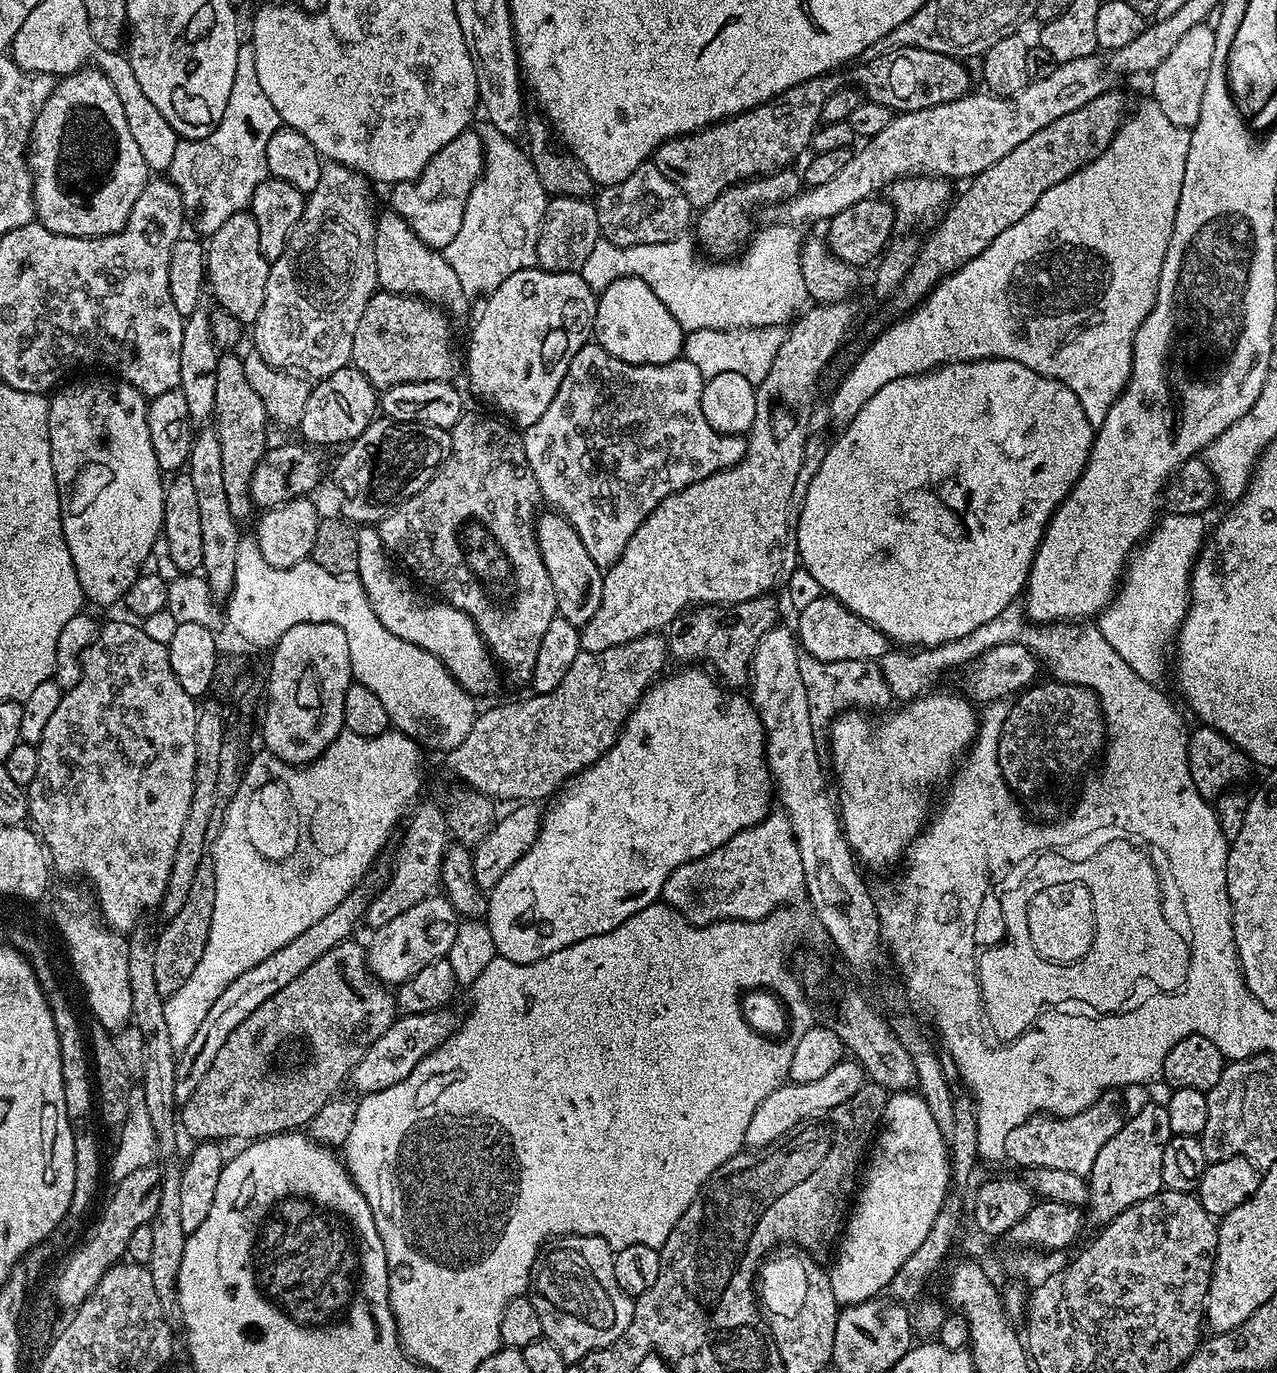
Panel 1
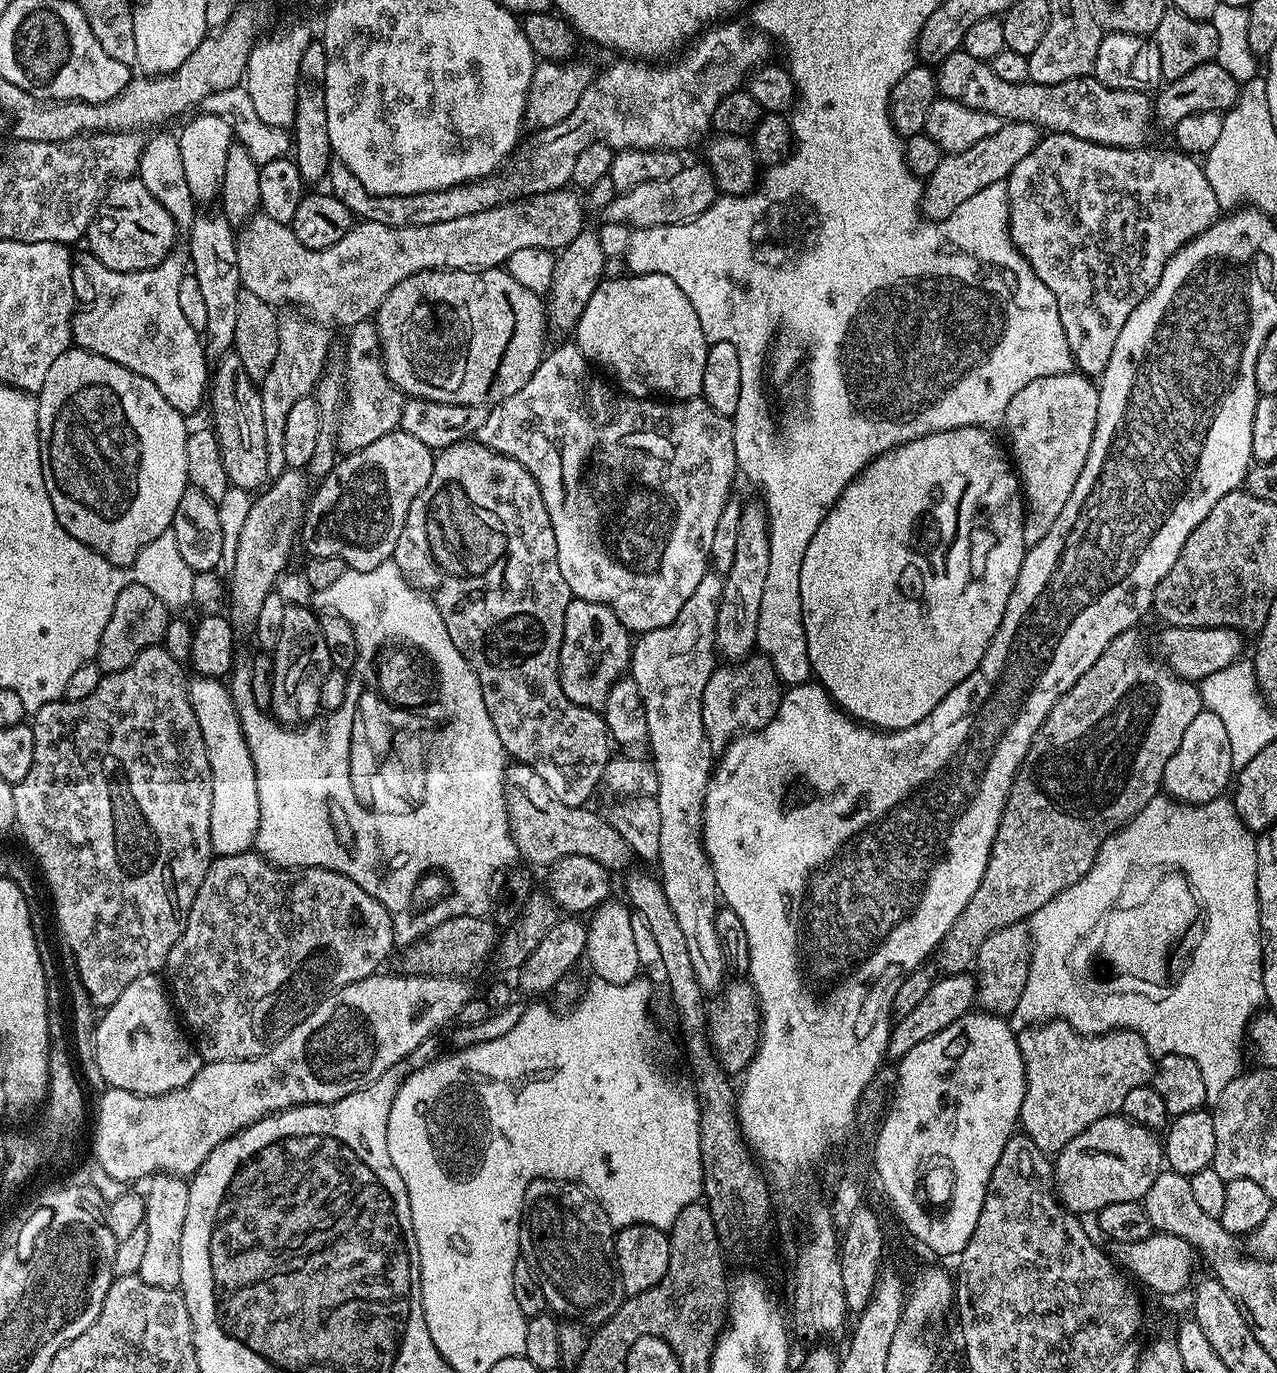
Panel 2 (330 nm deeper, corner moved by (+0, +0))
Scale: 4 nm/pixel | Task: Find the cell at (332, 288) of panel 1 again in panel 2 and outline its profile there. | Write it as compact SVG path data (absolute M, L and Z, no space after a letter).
M298 315L300 316L280 316L278 358L274 358L270 374L266 374L266 378L258 384L262 398L262 422L266 429L266 470L272 478L282 475L288 468L285 435L290 406L294 406L298 398L313 395L316 383L329 367L328 351L332 348L333 329L327 324L317 323L307 315Z

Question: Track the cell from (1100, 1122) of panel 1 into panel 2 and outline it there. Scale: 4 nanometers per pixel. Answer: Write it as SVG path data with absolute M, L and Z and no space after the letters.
M1050 1020L1035 1026L1019 1029L1020 1053L1026 1070L1026 1094L1022 1098L1019 1127L1023 1135L1038 1146L1038 1150L1055 1154L1063 1150L1082 1130L1086 1130L1098 1118L1114 1116L1120 1112L1122 1101L1130 1090L1148 1084L1154 1071L1154 1057L1146 1042L1136 1032L1103 1032L1100 1036L1084 1036L1065 1020Z

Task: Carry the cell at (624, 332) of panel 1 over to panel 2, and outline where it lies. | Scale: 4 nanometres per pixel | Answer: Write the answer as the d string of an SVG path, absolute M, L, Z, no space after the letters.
M627 274L617 280L602 279L582 310L575 334L574 342L580 353L597 369L605 368L621 393L637 398L663 398L668 402L695 400L700 396L709 342L706 334L702 334L702 322L698 322L698 313L690 306L690 298L666 274Z

